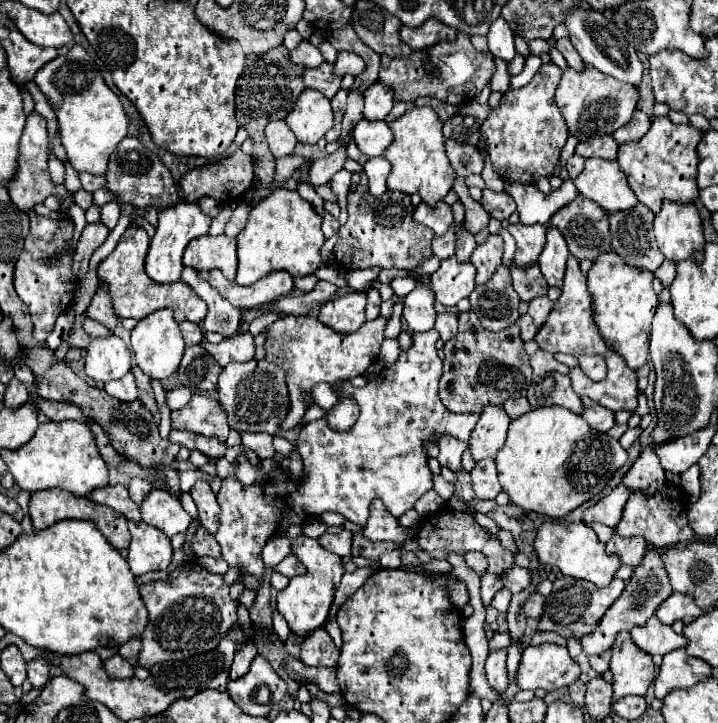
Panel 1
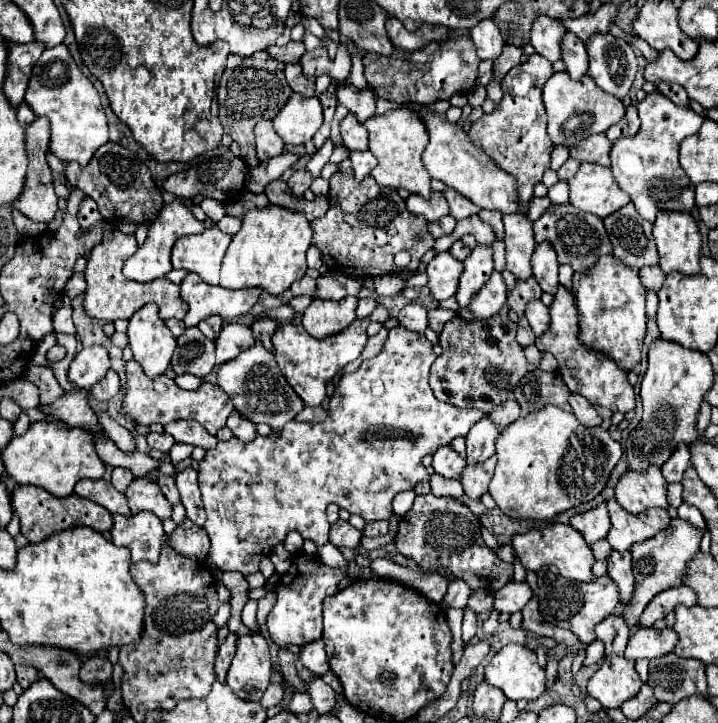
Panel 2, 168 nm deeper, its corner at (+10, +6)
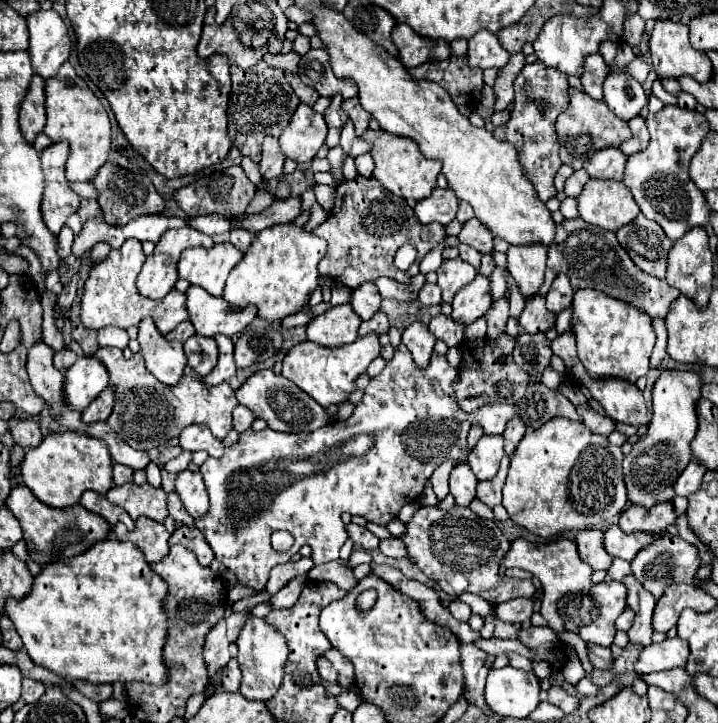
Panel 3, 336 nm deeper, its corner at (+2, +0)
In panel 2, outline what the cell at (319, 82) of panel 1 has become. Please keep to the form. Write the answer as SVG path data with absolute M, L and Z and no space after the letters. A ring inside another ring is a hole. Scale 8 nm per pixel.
M286 64L284 68L286 80L290 84L290 88L302 96L314 96L316 94L316 86L314 86L314 78L306 78L300 64Z

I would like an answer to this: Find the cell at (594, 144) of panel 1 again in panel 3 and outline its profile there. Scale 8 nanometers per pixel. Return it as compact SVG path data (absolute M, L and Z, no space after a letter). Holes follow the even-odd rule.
M606 148L606 150L598 150L598 154L592 154L584 162L584 168L590 174L590 178L622 180L626 160L628 158L618 148Z

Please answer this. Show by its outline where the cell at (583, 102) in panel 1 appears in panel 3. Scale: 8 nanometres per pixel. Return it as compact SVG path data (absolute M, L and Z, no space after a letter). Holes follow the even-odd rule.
M570 88L568 110L564 114L560 114L556 120L556 134L558 134L558 142L560 142L560 160L564 164L572 166L574 170L580 170L584 160L590 154L594 154L596 150L618 148L622 142L626 142L632 136L628 124L622 122L620 118L616 118L604 102L598 102L598 100L590 98L588 94L578 92L574 88Z

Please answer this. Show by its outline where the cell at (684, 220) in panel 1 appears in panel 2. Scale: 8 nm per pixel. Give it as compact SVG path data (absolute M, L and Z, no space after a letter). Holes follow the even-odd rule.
M658 212L652 234L660 254L660 268L664 274L682 272L698 274L700 272L700 248L702 238L698 224L688 212Z

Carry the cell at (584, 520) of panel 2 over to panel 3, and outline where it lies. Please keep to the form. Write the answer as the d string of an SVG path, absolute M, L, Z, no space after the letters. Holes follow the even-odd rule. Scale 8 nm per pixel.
M580 530L576 536L580 560L586 562L592 570L608 570L612 564L610 554L606 554L602 546L604 534L600 530Z

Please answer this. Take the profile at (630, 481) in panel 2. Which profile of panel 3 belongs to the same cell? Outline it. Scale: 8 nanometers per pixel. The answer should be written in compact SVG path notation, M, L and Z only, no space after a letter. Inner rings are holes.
M662 502L654 506L654 510L642 510L640 506L626 506L626 510L620 514L618 526L626 532L646 532L664 536L666 528L676 522L676 512L672 502Z

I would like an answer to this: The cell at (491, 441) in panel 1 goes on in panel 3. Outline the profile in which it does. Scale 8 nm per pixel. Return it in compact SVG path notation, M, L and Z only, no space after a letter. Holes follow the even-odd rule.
M482 436L472 448L472 456L474 458L468 458L468 466L476 474L476 478L478 480L494 478L494 474L498 472L500 460L504 456L504 438L502 436Z

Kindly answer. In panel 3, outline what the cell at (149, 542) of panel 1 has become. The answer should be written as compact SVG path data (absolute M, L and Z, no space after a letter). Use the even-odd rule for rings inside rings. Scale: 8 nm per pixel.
M138 518L132 532L128 532L126 526L122 526L122 522L118 522L112 530L116 532L118 540L134 542L144 552L150 564L160 562L160 558L168 554L170 532L160 522L154 522L150 518Z

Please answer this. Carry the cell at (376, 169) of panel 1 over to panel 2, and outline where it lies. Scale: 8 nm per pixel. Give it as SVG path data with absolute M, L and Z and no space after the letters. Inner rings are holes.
M350 152L350 160L352 160L352 168L356 174L356 180L364 180L370 176L372 168L378 164L372 152Z

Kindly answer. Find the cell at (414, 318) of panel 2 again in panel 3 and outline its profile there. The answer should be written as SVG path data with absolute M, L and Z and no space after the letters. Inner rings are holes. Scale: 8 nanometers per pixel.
M412 322L404 332L402 332L402 344L412 352L414 364L418 368L426 368L430 364L432 352L436 338L426 330L426 324L422 322Z

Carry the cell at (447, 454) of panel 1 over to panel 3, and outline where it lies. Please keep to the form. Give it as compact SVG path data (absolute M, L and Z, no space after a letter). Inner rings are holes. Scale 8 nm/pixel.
M468 464L456 466L450 474L450 494L456 500L456 506L470 506L470 502L476 498L476 484L472 470Z

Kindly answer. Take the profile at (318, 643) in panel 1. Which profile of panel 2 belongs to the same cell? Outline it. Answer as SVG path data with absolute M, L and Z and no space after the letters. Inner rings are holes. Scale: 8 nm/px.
M314 640L308 642L300 648L300 660L302 664L314 672L316 676L324 676L330 666L328 666L328 658L326 658L326 650L324 650L324 642L322 640Z

